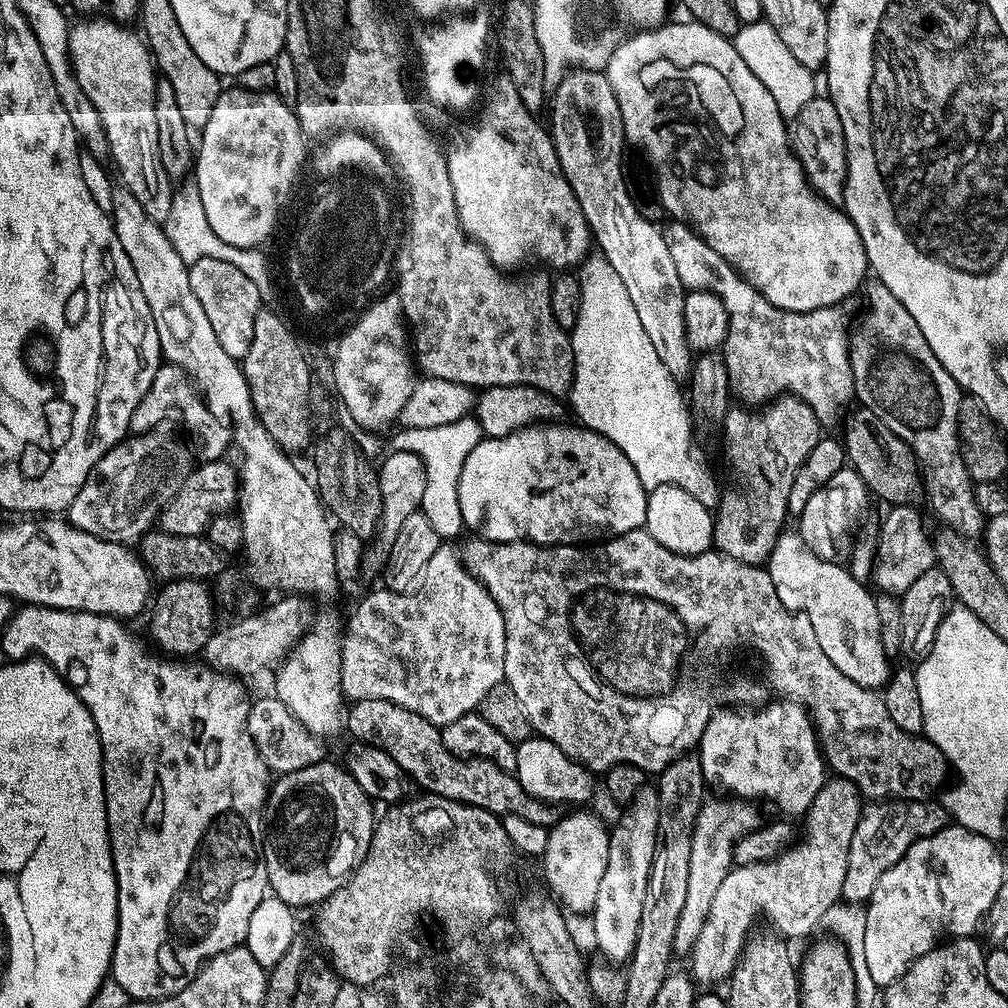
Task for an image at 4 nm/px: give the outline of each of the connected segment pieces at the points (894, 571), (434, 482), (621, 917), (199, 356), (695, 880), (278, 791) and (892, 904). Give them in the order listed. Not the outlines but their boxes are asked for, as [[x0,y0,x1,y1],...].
[[874,505,937,594],[389,416,484,540],[590,786,660,961],[110,186,244,384],[673,799,758,954],[264,759,374,910],[864,826,1006,990]]

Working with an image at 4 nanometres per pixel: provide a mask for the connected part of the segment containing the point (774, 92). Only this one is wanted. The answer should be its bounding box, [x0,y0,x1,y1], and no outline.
[734,18,818,121]

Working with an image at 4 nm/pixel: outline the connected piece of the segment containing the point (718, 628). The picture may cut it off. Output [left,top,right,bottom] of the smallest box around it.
[462,528,946,801]

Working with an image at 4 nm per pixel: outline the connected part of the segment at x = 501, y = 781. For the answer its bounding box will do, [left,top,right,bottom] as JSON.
[346,700,562,830]

